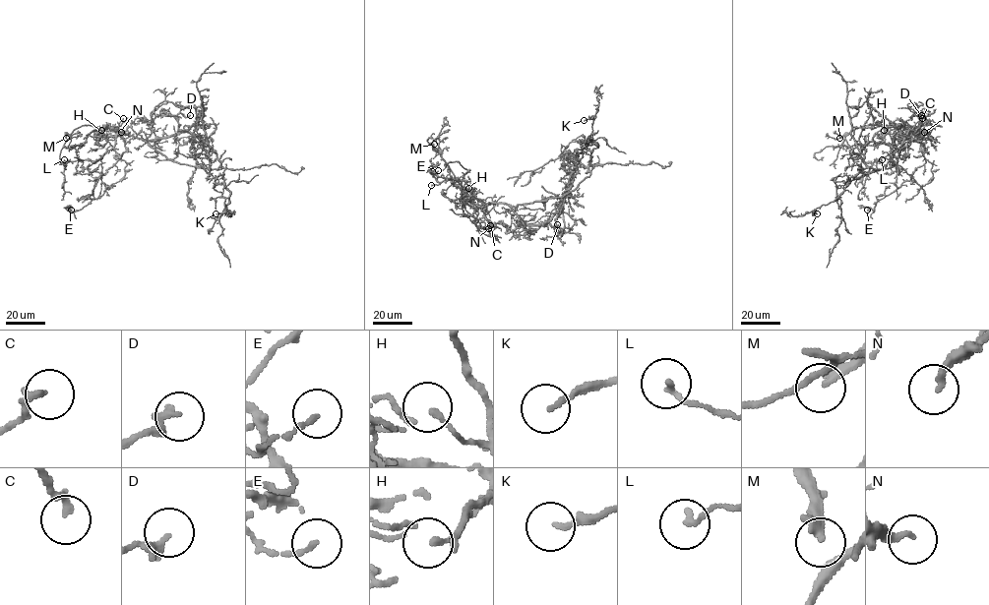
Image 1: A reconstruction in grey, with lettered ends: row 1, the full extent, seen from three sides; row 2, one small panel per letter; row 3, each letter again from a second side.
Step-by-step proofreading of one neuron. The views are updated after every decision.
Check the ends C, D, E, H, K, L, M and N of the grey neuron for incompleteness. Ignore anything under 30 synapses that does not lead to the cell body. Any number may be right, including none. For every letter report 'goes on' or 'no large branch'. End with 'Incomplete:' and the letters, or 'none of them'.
C: no large branch
D: no large branch
E: no large branch
H: no large branch
K: no large branch
L: no large branch
M: goes on
N: goes on
Incomplete: M, N

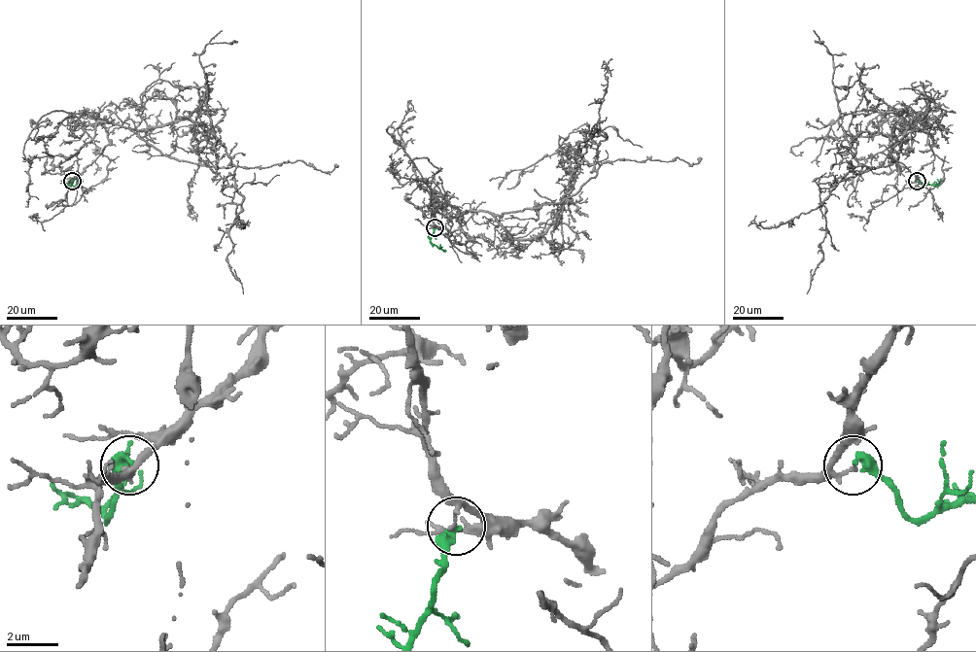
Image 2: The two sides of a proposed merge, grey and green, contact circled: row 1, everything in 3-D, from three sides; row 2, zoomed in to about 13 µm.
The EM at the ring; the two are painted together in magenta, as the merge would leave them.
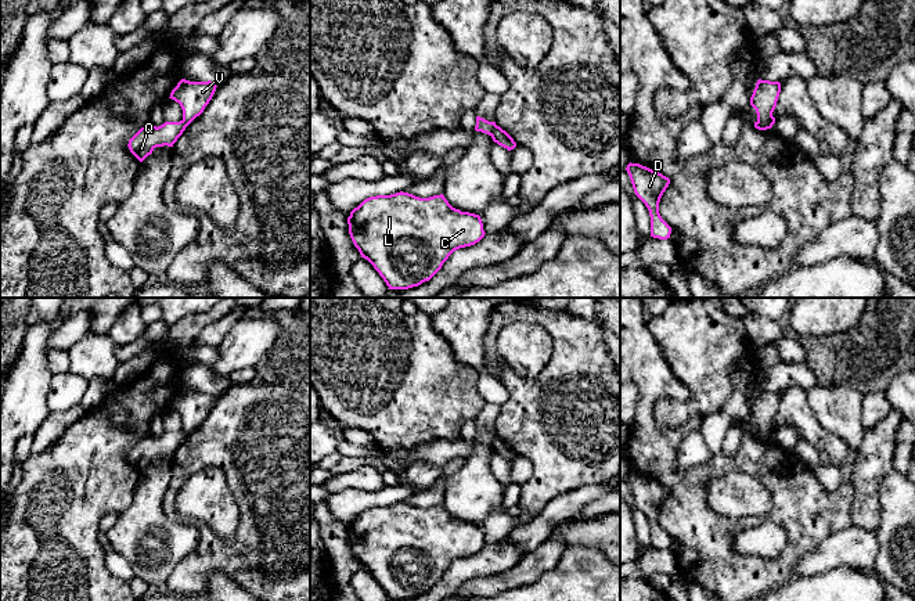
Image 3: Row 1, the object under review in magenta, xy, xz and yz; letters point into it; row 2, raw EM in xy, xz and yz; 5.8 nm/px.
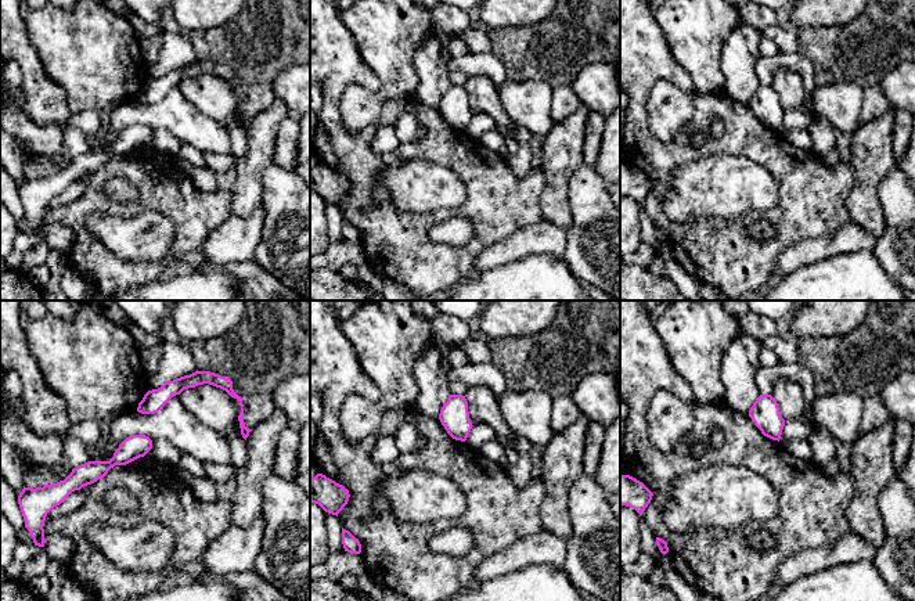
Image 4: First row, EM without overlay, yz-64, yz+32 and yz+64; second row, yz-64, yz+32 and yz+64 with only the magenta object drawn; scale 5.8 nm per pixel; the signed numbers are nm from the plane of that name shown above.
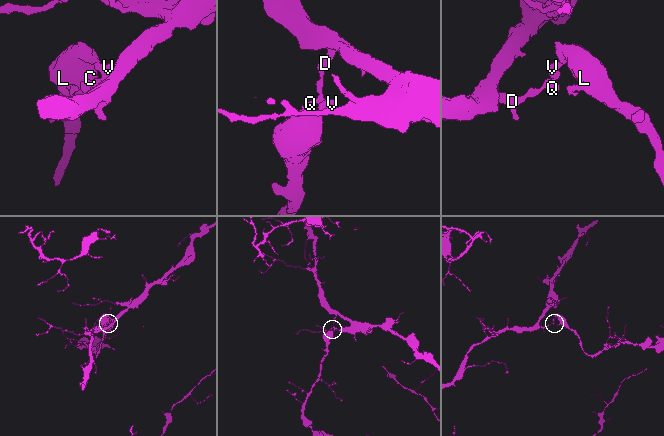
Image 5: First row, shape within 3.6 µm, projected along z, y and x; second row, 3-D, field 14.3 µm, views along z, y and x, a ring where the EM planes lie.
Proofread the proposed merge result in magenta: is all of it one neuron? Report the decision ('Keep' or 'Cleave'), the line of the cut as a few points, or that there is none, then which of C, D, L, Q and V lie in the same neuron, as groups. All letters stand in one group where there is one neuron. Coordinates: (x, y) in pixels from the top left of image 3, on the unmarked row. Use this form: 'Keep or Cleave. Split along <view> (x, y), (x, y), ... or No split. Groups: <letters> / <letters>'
Cleave. Split along xz (496, 435), (490, 445). Groups: C L V / D Q

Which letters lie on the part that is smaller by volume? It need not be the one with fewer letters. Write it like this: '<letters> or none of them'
C, L, V

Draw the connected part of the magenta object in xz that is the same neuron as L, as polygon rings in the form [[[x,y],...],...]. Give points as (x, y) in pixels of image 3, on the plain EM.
[[[400,501],[390,505],[370,507],[350,522],[347,535],[350,548],[361,568],[374,576],[389,600],[408,600],[429,591],[454,561],[475,555],[486,544],[479,525],[453,518],[443,504],[419,508]]]

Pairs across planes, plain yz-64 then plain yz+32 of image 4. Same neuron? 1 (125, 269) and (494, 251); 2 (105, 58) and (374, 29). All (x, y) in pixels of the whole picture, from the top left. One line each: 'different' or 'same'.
1: different
2: same

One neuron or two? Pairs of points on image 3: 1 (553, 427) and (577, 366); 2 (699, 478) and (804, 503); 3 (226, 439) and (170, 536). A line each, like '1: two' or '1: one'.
1: one
2: one
3: two

